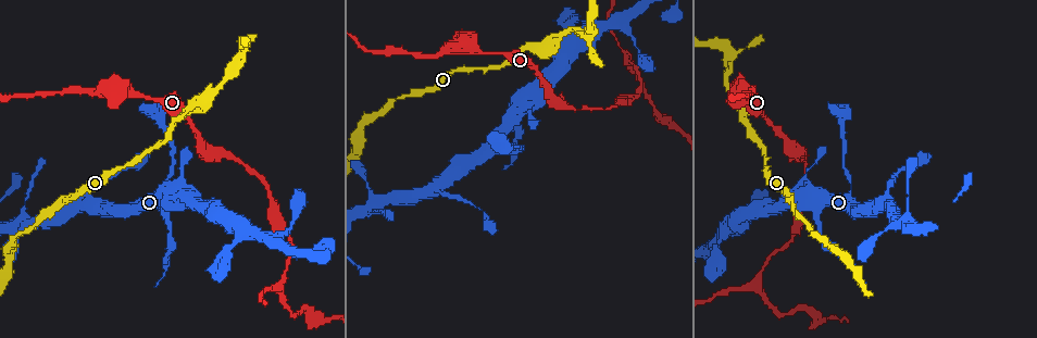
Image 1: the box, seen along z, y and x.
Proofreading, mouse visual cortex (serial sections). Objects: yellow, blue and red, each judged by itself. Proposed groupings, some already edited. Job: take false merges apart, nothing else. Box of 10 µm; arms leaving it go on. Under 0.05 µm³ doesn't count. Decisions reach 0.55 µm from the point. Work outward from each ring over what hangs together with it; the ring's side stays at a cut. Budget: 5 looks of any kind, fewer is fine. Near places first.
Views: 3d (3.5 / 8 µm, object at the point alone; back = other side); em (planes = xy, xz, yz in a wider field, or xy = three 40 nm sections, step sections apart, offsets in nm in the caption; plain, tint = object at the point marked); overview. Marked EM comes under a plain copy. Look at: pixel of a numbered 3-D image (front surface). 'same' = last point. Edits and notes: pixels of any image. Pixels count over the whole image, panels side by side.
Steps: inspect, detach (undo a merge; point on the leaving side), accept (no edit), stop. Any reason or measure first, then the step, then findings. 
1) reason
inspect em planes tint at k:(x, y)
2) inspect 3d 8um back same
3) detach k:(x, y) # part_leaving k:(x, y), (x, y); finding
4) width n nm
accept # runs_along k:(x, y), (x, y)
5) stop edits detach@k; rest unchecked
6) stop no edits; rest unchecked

branch point
inspect 3d 3.5um back at 1:(437, 184)

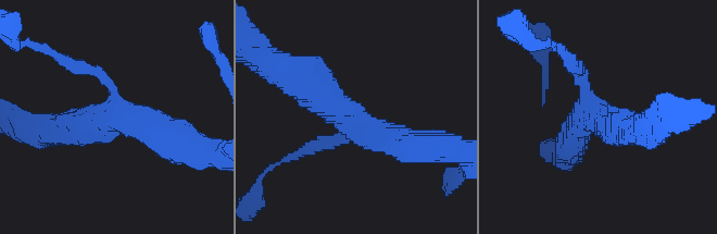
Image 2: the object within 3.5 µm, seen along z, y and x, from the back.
arms 3; arm_widths 150, 450, 450 nm
inspect em xy step 3 tint at 2:(594, 118)

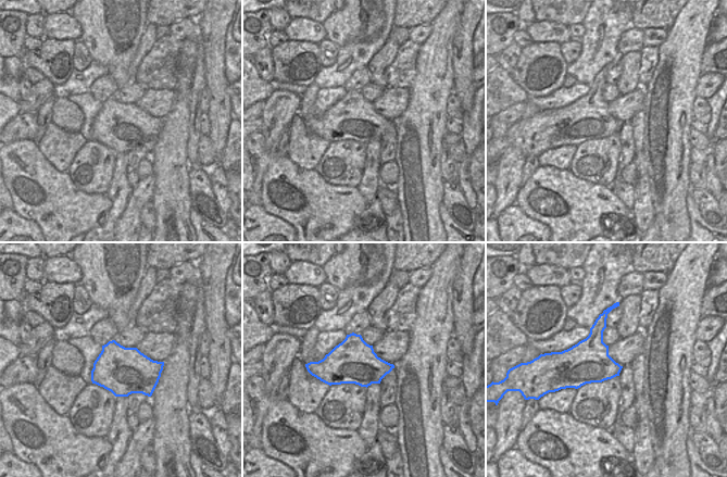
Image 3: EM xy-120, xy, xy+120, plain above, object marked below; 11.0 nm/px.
cut it another way
inspect em planes tint same

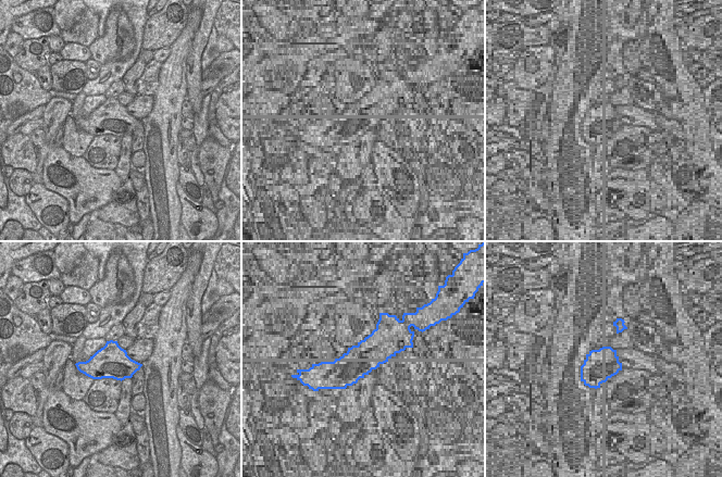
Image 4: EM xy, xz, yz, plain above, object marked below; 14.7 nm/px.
accept # runs_along 2:(298, 82), (370, 134), (420, 145); continuous, no second cell

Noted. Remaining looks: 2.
three-way junction
inspect 3d 3.5um at 1:(758, 282)

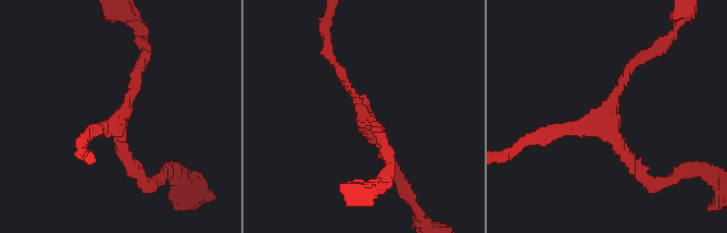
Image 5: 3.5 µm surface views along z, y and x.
arms 3; arm_widths 150, 150, 200 nm
inspect em xy step 5 tint at 5:(368, 120)

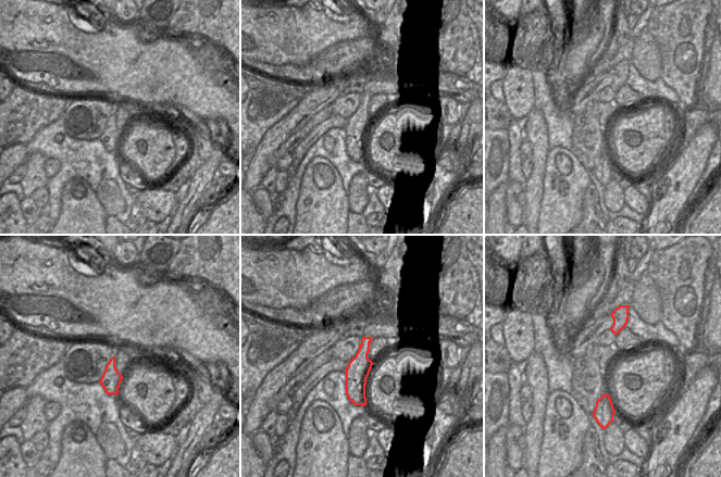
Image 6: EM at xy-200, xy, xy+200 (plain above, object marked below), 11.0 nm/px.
accept # runs_along 6:(368, 339), (357, 372), (357, 402); all the same cell

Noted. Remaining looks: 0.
stop no edits; rest unchecked

